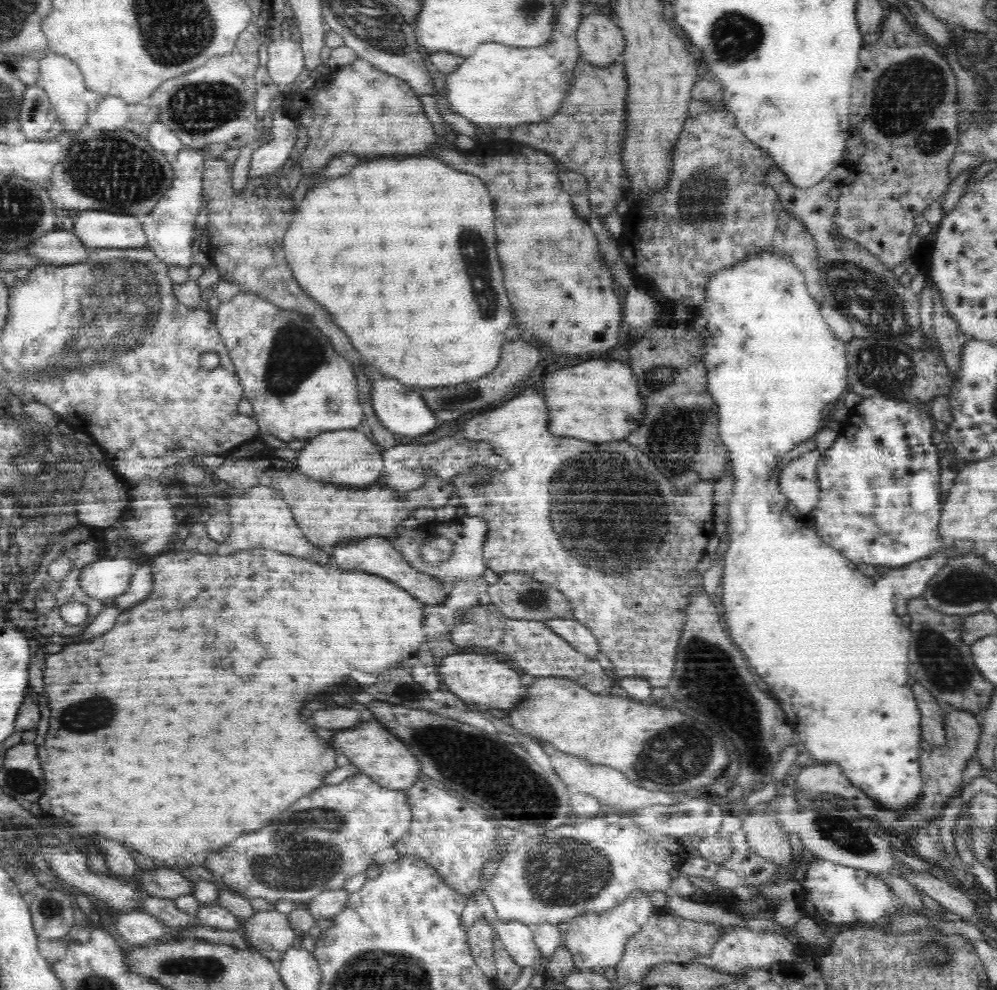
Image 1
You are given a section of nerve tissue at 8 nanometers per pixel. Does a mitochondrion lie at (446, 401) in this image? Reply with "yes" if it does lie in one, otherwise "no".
yes

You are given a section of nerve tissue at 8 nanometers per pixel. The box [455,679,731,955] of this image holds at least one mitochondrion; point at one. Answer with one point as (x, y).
(561, 871)

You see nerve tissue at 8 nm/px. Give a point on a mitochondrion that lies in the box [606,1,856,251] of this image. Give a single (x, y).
(710, 200)

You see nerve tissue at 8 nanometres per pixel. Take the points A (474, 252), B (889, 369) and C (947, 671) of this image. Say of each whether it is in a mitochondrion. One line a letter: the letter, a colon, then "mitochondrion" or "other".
A: mitochondrion
B: mitochondrion
C: mitochondrion

